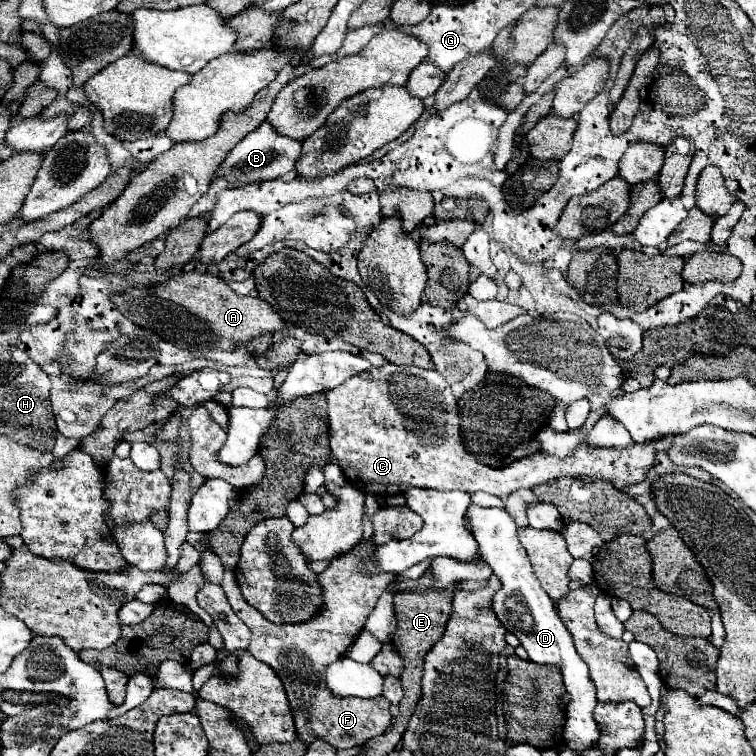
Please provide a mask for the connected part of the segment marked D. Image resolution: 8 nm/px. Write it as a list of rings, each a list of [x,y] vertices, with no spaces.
[[[470,505],[466,517],[472,523],[472,535],[480,543],[482,559],[492,567],[494,575],[502,581],[502,589],[494,597],[494,613],[498,613],[498,619],[502,619],[504,627],[520,639],[522,647],[528,651],[530,661],[540,665],[558,665],[562,669],[564,687],[572,695],[566,707],[566,723],[564,723],[566,745],[578,753],[594,747],[600,733],[592,717],[592,711],[598,703],[596,687],[590,679],[588,665],[580,659],[572,643],[570,631],[558,617],[554,603],[548,599],[546,591],[540,587],[538,579],[532,573],[532,567],[526,559],[526,551],[522,549],[516,537],[514,517],[506,511],[506,507],[484,509],[478,505]]]

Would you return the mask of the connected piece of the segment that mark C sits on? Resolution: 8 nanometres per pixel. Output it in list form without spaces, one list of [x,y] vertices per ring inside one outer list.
[[[386,363],[382,367],[372,367],[356,377],[350,377],[336,389],[326,391],[328,399],[328,437],[330,437],[330,449],[336,457],[340,469],[344,471],[344,477],[350,485],[364,493],[372,493],[376,497],[382,495],[382,499],[402,495],[410,487],[430,487],[438,491],[484,491],[490,495],[496,495],[500,499],[506,499],[516,489],[530,489],[538,483],[546,483],[556,477],[580,477],[586,481],[604,479],[610,481],[614,487],[624,489],[624,485],[638,483],[646,477],[648,469],[654,465],[654,443],[632,443],[624,449],[578,449],[572,457],[560,461],[554,457],[548,457],[544,453],[534,453],[524,459],[518,459],[516,463],[510,463],[502,469],[492,469],[488,465],[476,463],[476,461],[462,461],[460,453],[460,417],[458,417],[458,405],[450,391],[450,385],[446,379],[432,369],[420,369],[414,365],[394,365]]]

